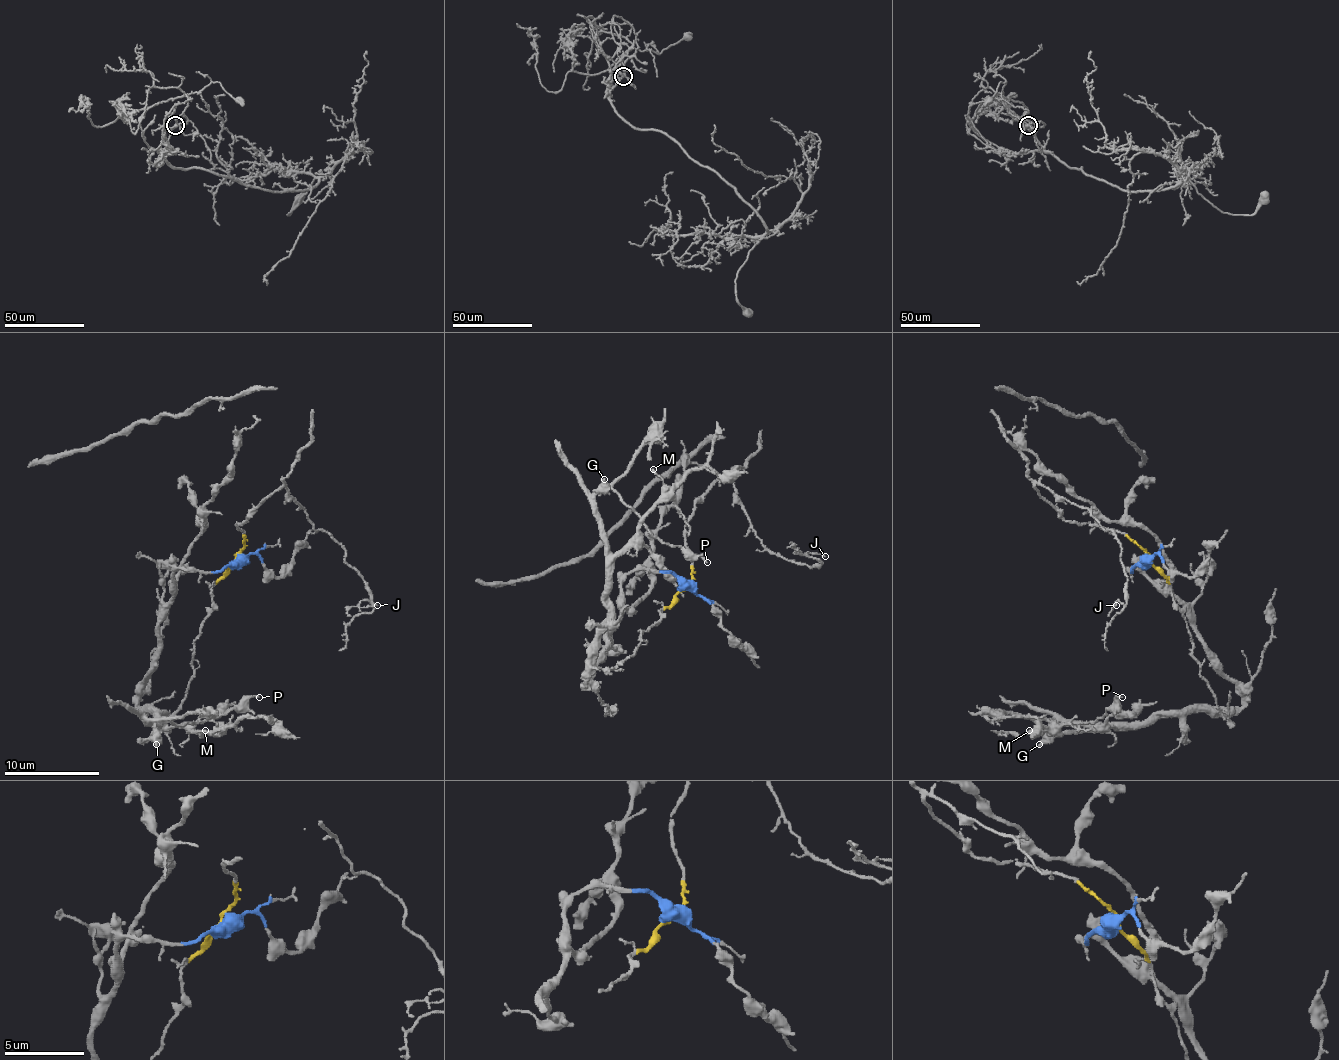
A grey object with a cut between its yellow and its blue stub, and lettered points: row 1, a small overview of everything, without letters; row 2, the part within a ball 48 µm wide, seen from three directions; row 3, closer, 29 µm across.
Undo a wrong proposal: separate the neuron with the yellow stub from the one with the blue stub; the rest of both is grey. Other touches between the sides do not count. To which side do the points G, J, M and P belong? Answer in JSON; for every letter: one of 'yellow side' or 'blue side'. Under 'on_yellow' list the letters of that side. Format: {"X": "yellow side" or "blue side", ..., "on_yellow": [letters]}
{"G": "blue side", "J": "yellow side", "M": "blue side", "P": "blue side", "on_yellow": ["J"]}

